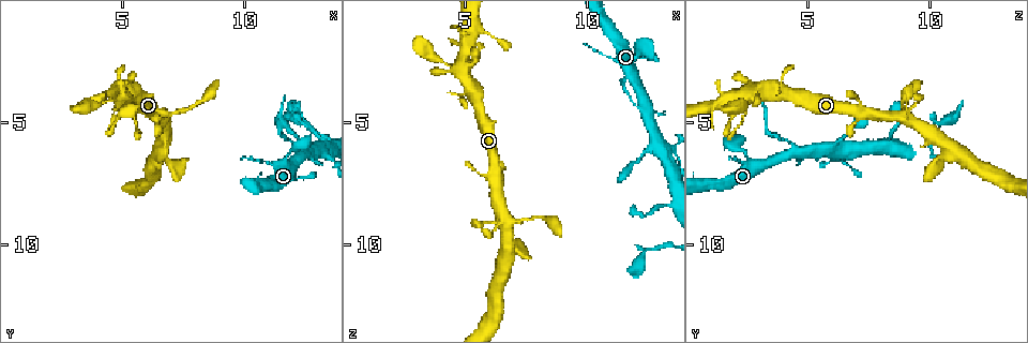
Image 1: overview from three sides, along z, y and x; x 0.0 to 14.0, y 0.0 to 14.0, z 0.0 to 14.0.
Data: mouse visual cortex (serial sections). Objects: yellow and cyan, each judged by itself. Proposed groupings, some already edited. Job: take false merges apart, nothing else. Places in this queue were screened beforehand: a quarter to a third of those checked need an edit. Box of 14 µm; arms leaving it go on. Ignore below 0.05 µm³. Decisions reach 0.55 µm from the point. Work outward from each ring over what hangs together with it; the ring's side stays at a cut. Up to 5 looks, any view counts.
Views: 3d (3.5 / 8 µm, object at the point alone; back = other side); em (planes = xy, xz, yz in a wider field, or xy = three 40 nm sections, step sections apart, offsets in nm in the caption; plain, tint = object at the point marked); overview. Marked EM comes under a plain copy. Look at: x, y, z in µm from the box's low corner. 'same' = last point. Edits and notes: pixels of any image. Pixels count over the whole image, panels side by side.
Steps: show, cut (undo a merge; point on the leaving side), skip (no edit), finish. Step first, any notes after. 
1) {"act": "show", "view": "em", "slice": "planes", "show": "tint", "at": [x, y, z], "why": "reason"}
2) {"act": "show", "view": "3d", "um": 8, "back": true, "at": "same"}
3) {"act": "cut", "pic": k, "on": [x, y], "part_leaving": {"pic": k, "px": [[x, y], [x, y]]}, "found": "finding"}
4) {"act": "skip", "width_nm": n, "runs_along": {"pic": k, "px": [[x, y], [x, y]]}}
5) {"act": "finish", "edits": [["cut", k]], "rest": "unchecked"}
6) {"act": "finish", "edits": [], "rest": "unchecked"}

{"act": "show", "view": "3d", "um": 8, "at": [12.4, 6.2, 4.4], "why": "three-way junction"}

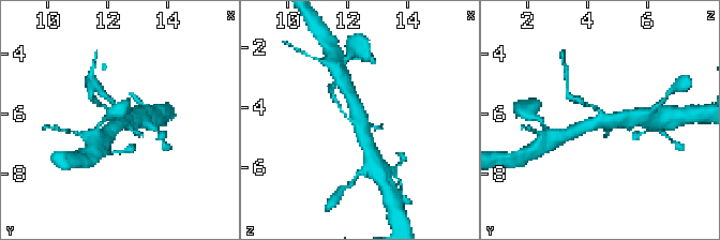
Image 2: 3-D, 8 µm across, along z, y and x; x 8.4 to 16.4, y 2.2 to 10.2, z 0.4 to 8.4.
{"act": "show", "view": "3d", "um": 3.5, "at": [12.4, 6.3, 4.5]}

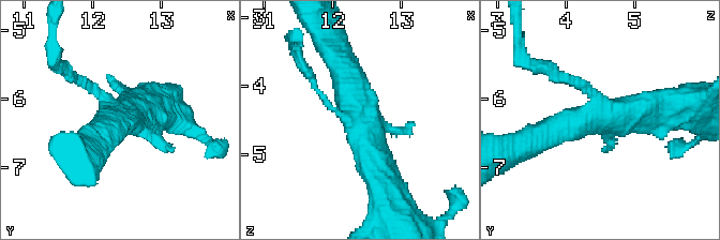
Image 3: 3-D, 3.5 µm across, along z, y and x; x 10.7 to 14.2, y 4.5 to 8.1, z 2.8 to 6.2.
{"act": "show", "view": "em", "slice": "xy", "step": 3, "show": "tint", "at": [12.35, 6.25, 4.45]}

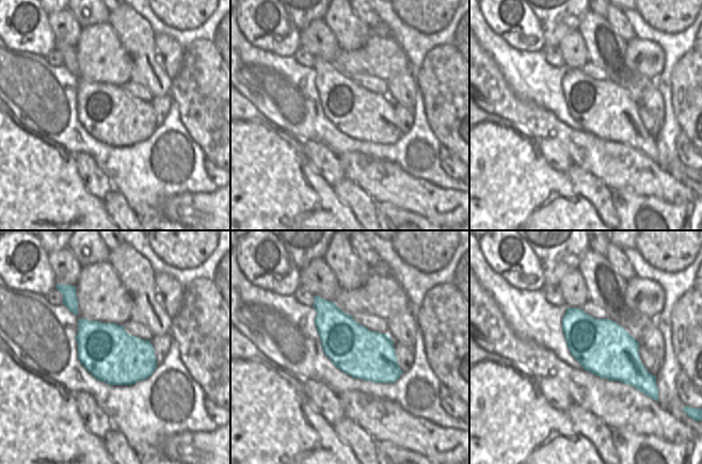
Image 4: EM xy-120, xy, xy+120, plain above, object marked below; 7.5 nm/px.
{"act": "cut", "pic": 3, "on": [559, 77], "part_leaving": {"pic": 3, "px": [[586, 88], [531, 68], [518, 38]]}, "found": "a second cell is stuck on"}

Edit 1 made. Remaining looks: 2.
{"act": "show", "view": "3d", "um": 3.5, "at": [13.4, 5.8, 8.4]}

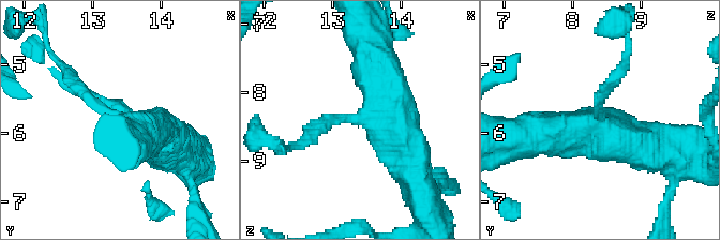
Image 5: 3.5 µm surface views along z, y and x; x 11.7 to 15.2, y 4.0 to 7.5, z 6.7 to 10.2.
{"act": "show", "view": "em", "slice": "xy", "step": 1, "show": "tint", "at": [13.35, 5.75, 8.35], "arm_widths_nm": [200, 600], "why": "need the tissue"}

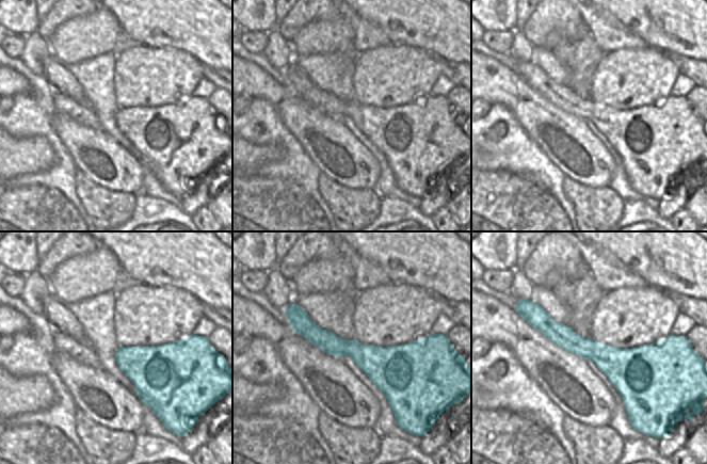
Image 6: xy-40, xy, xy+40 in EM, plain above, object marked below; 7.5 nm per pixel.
{"act": "skip", "runs_along": {"pic": 6, "px": [[529, 318], [606, 357], [661, 345]]}, "found": "all the same cell"}

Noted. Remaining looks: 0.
{"act": "finish", "edits": [["cut", 3]], "rest": "unchecked"}

